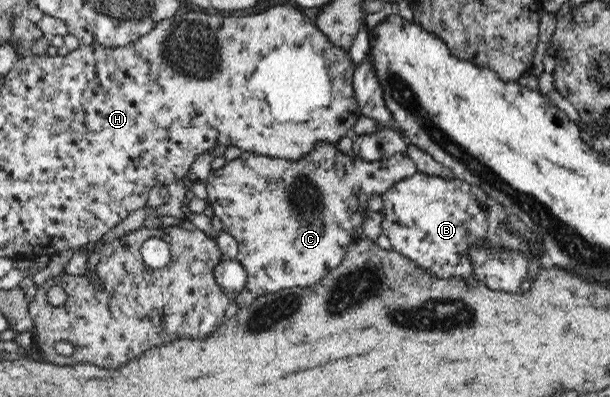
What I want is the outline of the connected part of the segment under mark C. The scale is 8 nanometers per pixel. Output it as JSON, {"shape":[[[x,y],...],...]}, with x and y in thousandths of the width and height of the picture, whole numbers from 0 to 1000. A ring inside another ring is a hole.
{"shape":[[[534,358],[518,363],[511,388],[498,390],[489,408],[397,380],[387,403],[344,431],[336,463],[338,506],[362,552],[364,579],[390,607],[385,650],[403,678],[403,728],[425,748],[462,728],[503,723],[530,703],[561,660],[567,630],[587,597],[584,579],[592,572],[593,554],[600,554],[607,494],[626,491],[652,456],[666,453],[685,431],[670,393],[649,388],[630,406],[600,408],[587,393],[569,393],[551,363]],[[554,423],[566,426],[561,448],[551,433]]]}

